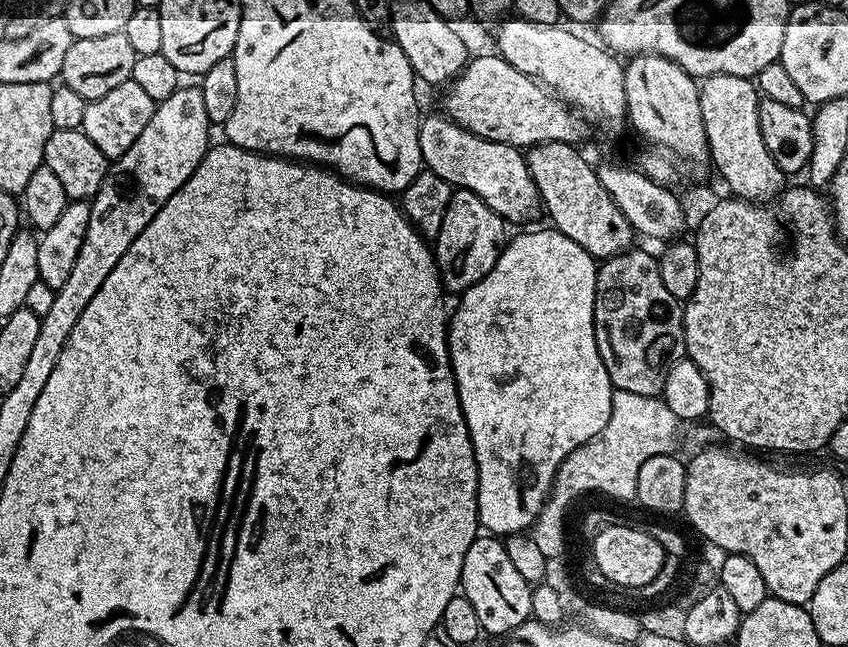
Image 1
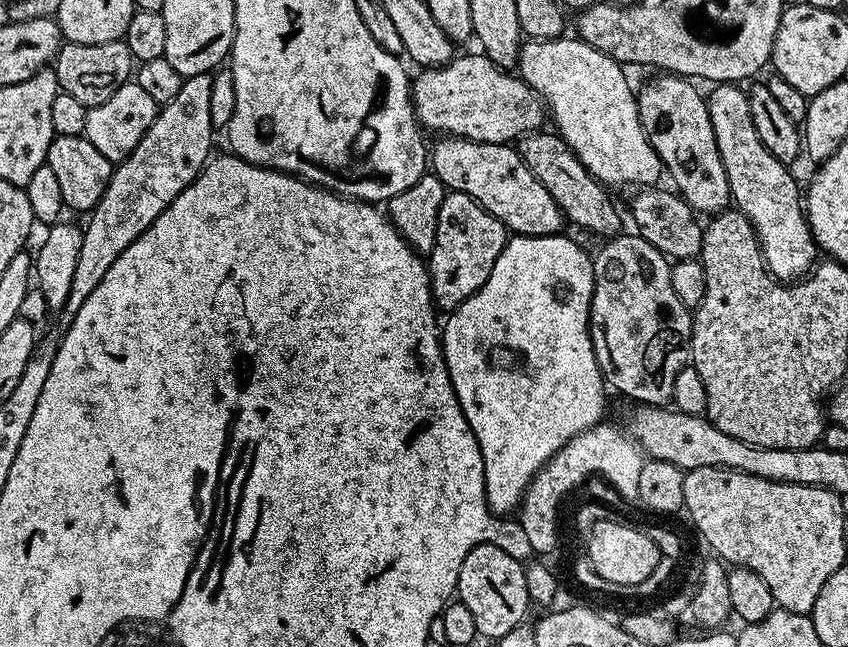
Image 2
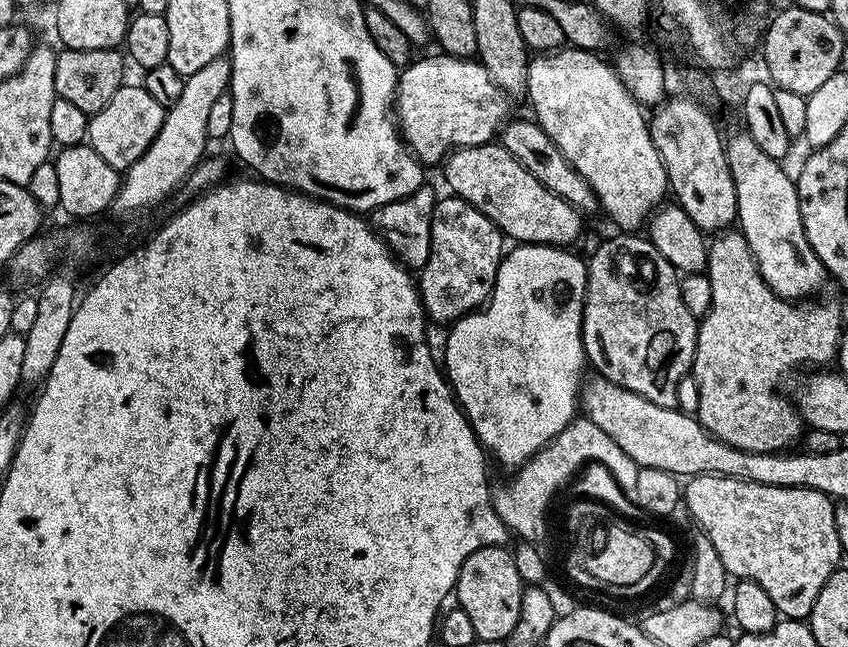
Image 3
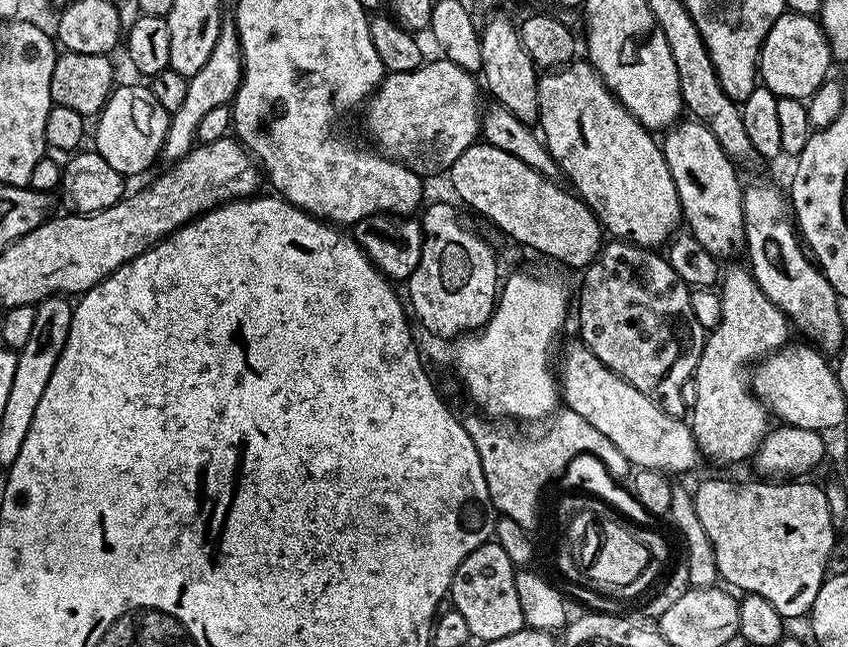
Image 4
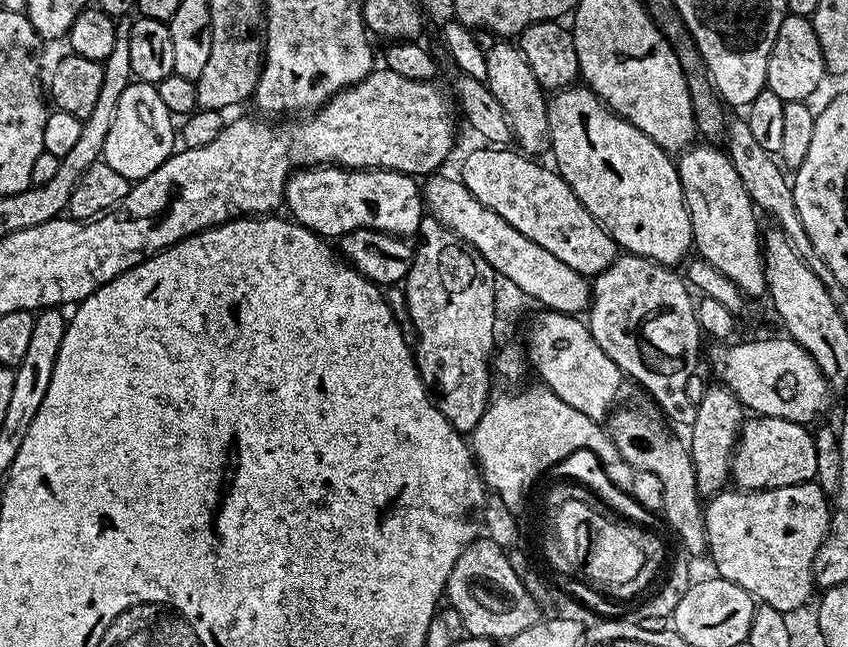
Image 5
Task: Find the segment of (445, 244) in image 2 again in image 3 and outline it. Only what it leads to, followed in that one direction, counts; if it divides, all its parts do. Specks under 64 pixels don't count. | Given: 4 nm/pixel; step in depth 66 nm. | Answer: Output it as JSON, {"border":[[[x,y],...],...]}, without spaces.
{"border":[[[455,194],[437,199],[436,208],[432,212],[432,249],[428,260],[418,272],[420,299],[424,302],[424,311],[429,317],[448,316],[459,318],[473,310],[479,309],[492,295],[496,284],[496,271],[500,269],[502,251],[500,252],[502,233],[489,216],[483,216],[478,209],[467,204]]]}

